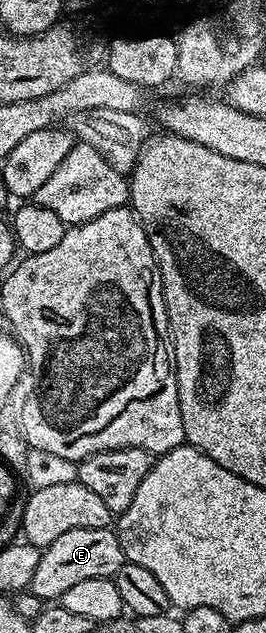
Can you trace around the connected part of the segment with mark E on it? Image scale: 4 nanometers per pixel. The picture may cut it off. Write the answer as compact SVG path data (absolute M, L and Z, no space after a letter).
M114 528L78 529L60 535L42 550L40 563L33 572L29 591L44 603L62 599L69 587L74 587L84 579L114 578L115 573L125 563L119 534Z

